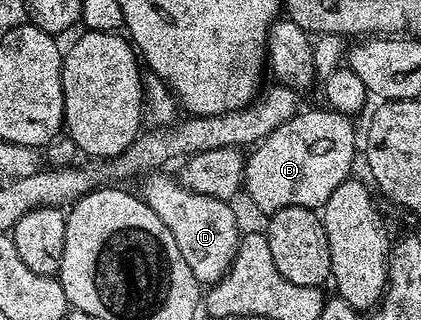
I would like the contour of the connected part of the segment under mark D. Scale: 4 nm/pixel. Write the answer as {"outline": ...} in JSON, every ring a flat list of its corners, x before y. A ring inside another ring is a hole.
{"outline":[[148,173,143,176,144,184,138,188,138,194,158,217,162,217,162,225,170,229,170,237,174,237,174,245,178,245,178,253,190,265,190,273,202,285,217,283,228,272,236,256,240,244,242,228,236,224,236,215,232,212,231,202,215,199,202,193,194,193,186,189,175,178,164,173]]}

